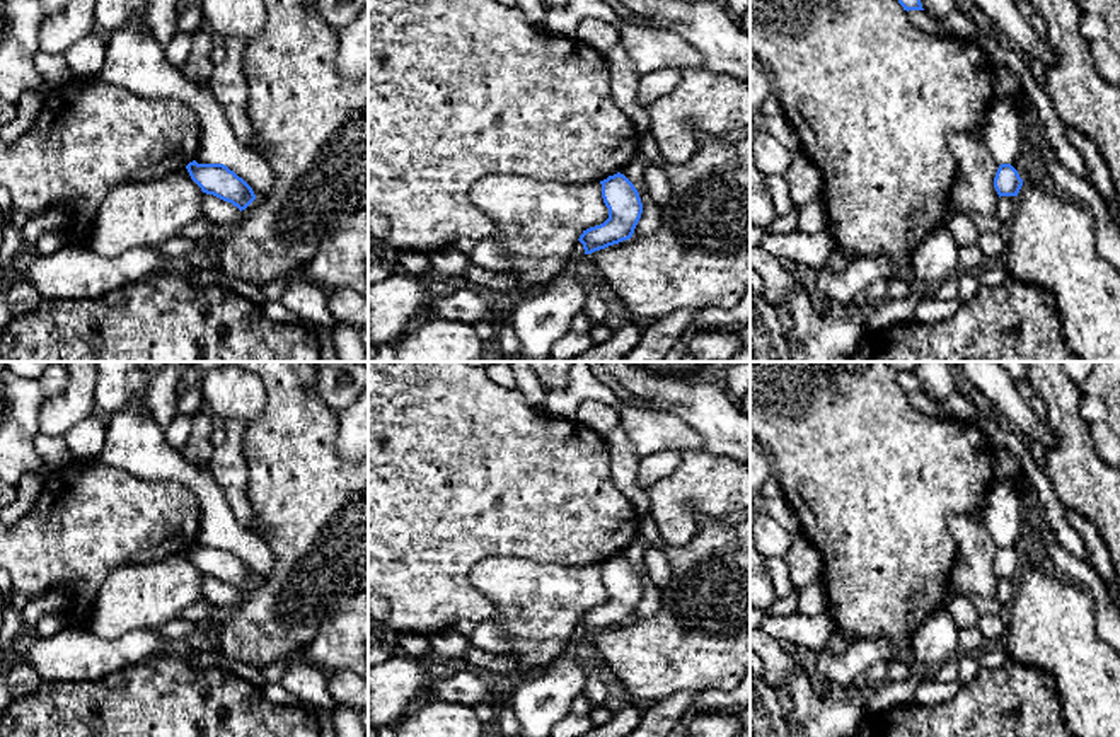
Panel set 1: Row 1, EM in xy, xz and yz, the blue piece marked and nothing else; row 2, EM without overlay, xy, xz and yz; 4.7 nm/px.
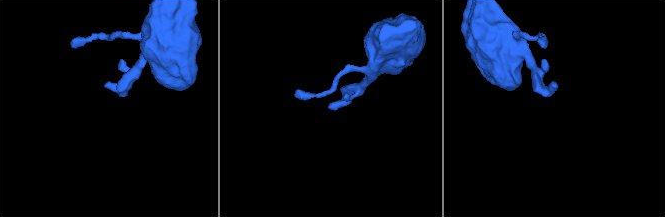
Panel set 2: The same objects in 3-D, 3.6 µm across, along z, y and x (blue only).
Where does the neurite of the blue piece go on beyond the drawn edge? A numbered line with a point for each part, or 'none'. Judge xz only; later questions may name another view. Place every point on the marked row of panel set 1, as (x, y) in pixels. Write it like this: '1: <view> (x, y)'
none

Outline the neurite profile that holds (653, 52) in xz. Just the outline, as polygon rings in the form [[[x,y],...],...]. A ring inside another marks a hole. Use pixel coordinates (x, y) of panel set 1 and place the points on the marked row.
[[[621,17],[619,34],[639,77],[677,77],[685,68],[706,67],[702,55],[673,31]]]

